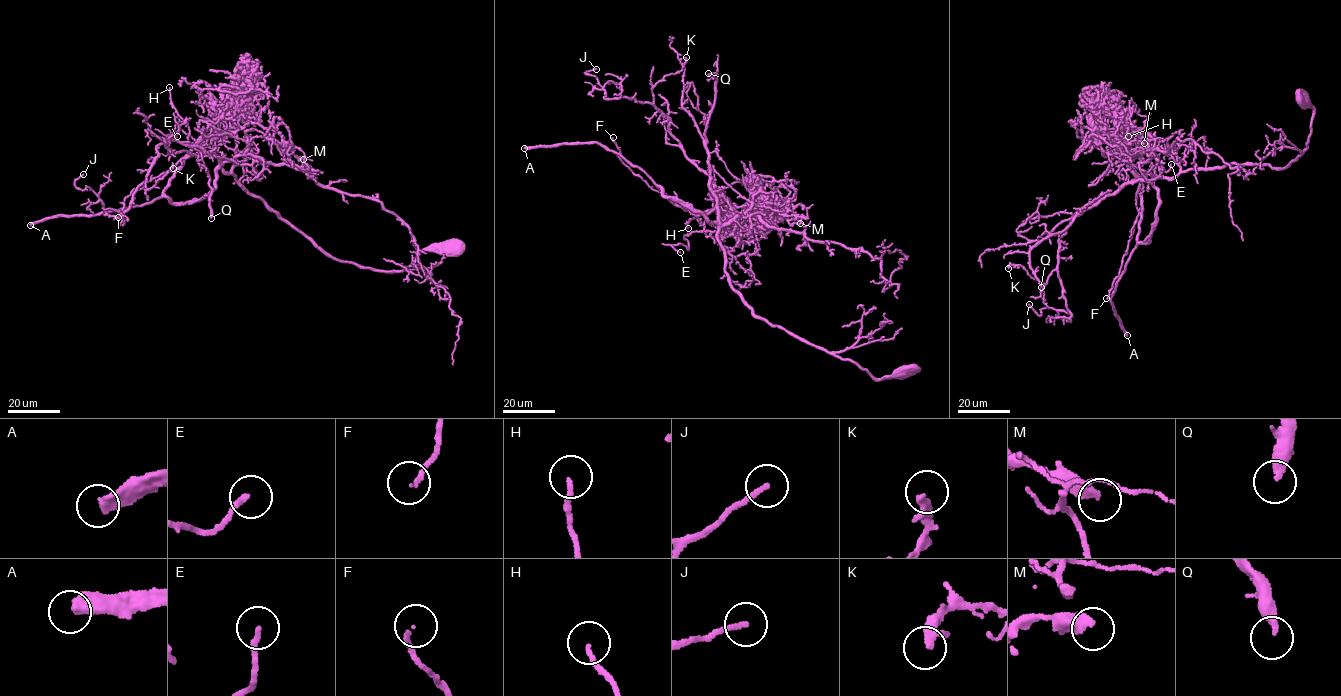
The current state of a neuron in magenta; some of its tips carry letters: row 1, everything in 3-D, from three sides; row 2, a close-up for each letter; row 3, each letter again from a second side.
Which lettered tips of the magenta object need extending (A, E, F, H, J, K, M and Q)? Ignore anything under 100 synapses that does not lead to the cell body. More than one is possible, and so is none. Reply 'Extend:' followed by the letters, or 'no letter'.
Extend: A, Q

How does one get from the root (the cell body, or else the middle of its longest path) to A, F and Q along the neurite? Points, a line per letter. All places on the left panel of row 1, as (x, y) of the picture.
A: (451, 246), (423, 250), (396, 272), (336, 260), (220, 164), (215, 189), (197, 200), (162, 196), (30, 225)
F: (451, 246), (423, 250), (396, 272), (336, 260), (249, 193), (212, 151), (184, 157), (132, 190), (118, 217)
Q: (451, 246), (423, 250), (396, 272), (336, 260), (249, 193), (212, 150), (197, 161), (209, 176), (211, 218)

